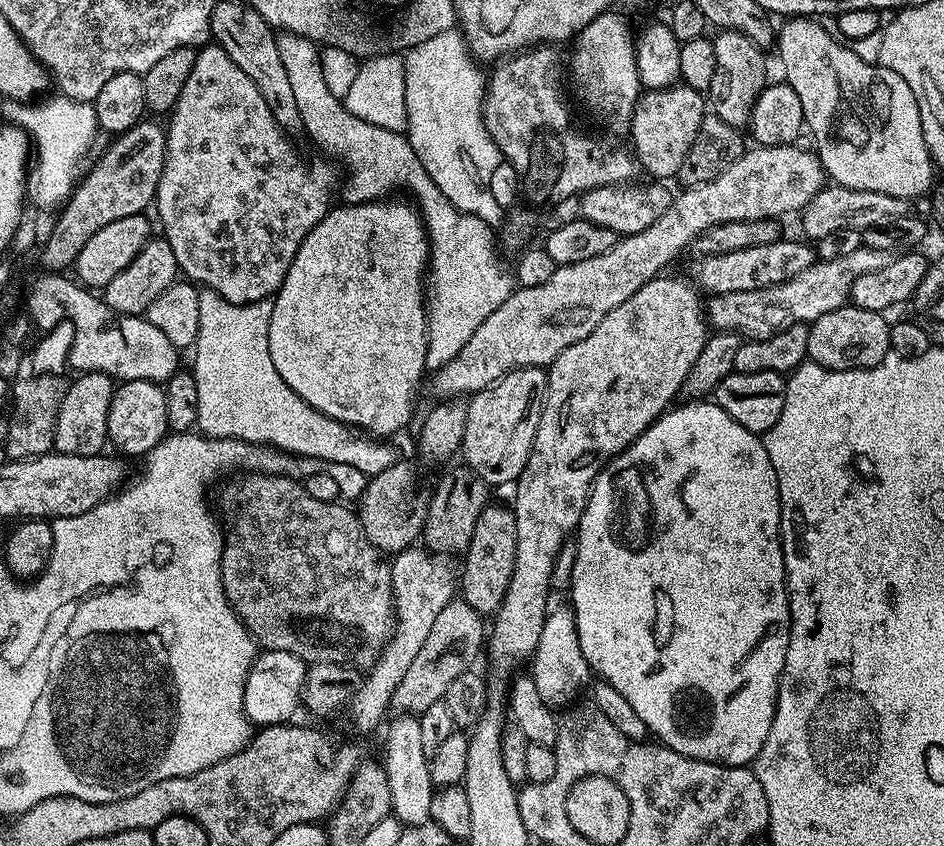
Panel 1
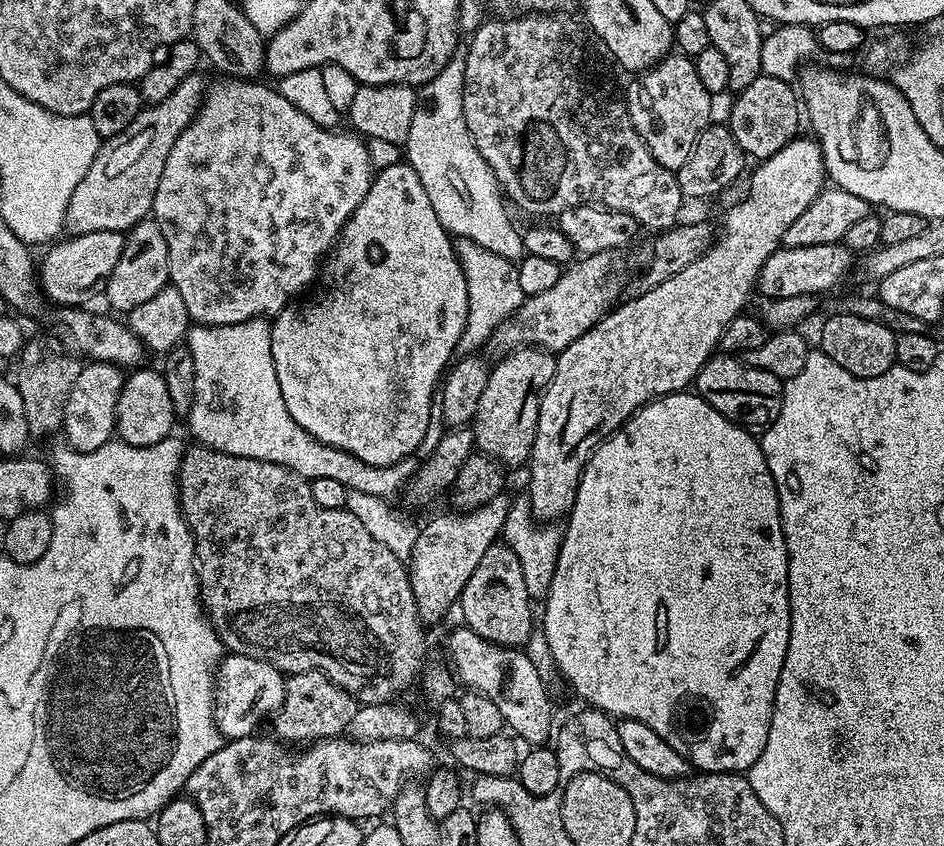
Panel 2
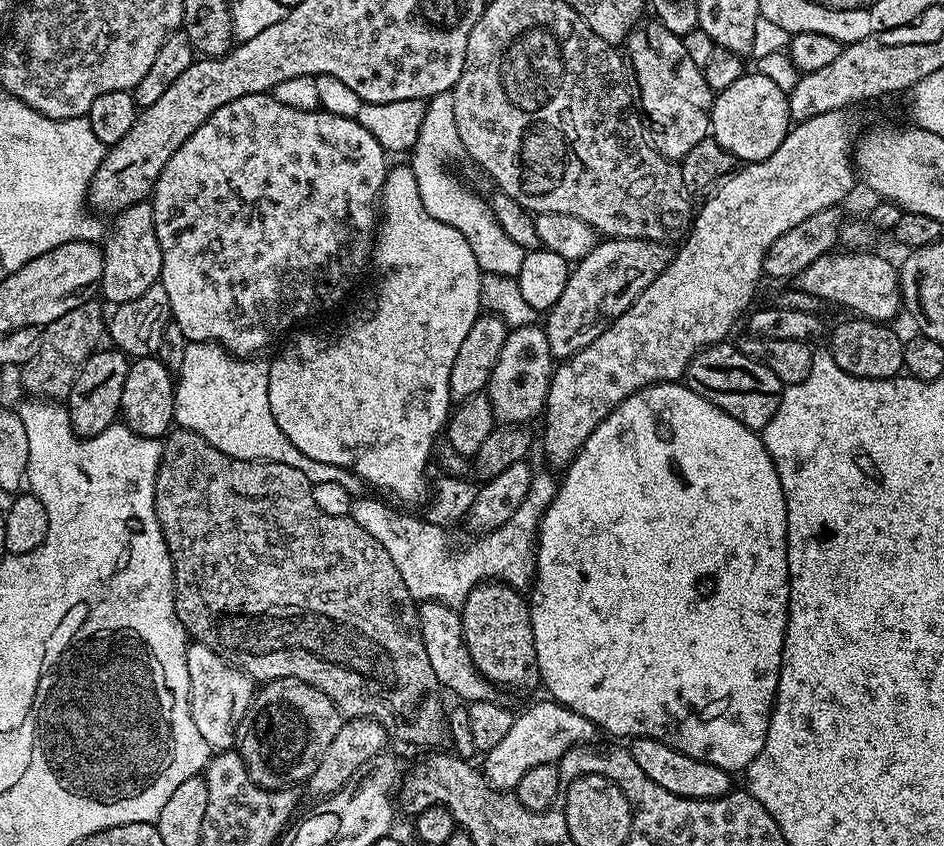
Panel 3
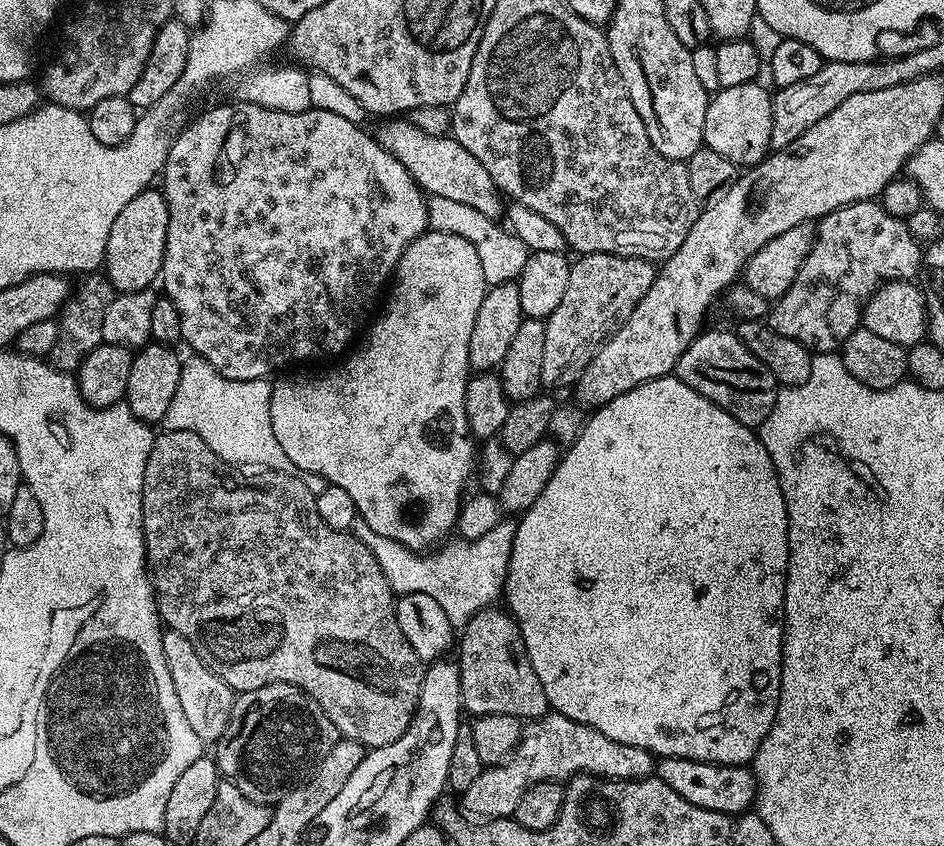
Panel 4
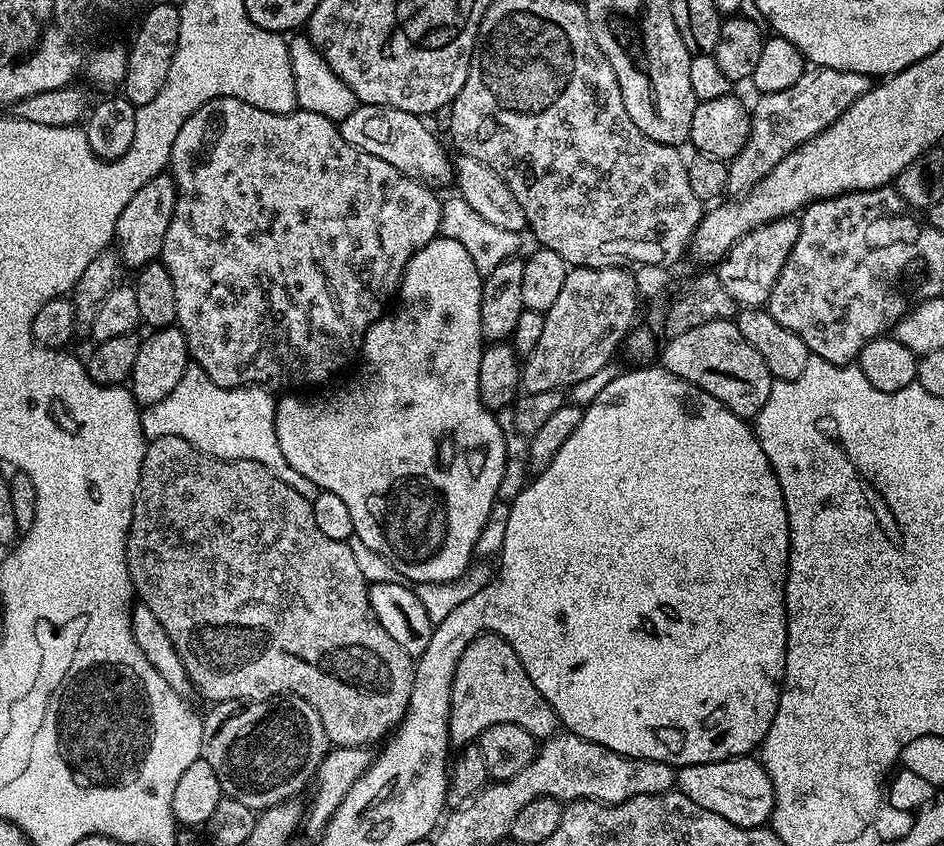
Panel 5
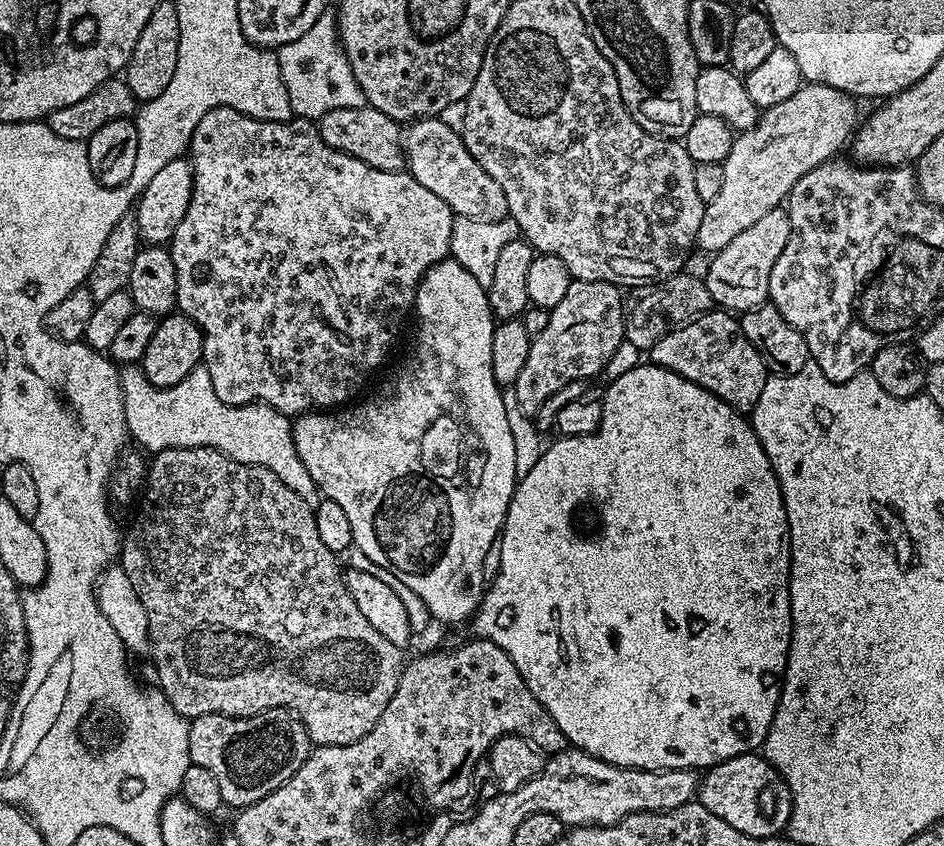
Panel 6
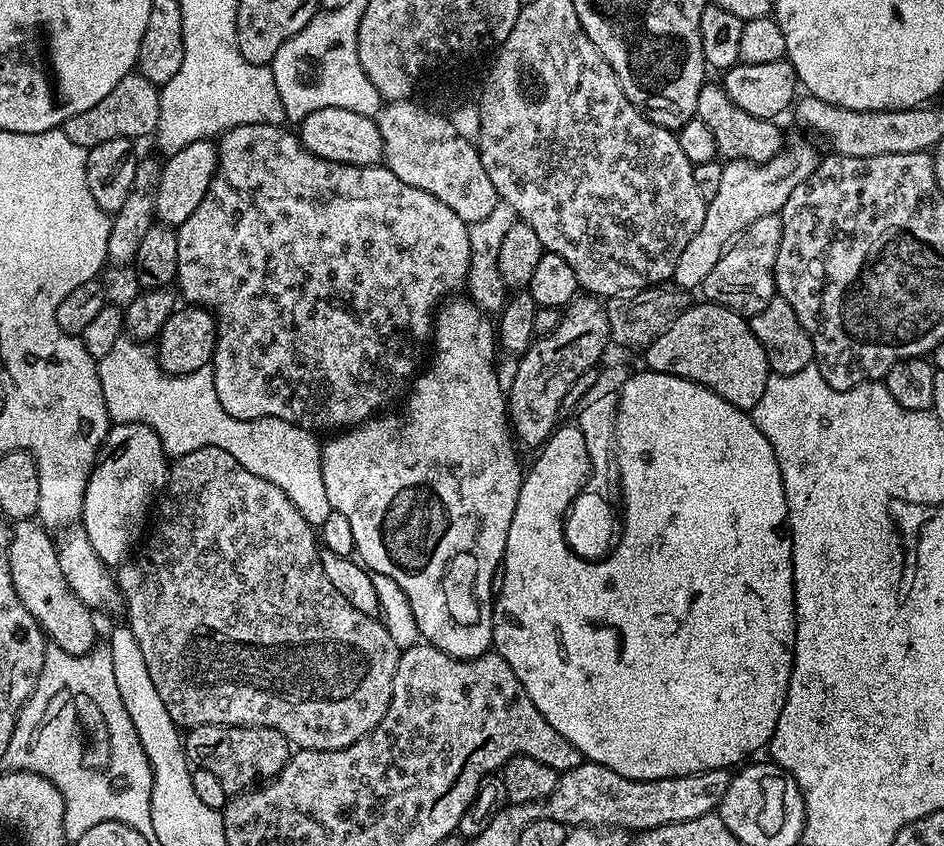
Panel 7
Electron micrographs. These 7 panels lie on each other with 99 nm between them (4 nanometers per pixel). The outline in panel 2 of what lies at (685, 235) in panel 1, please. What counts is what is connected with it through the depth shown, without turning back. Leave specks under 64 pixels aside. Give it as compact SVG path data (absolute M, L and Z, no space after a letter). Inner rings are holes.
M599 252L593 256L577 259L571 266L565 267L560 273L558 282L554 282L554 286L550 286L550 290L546 290L543 294L527 297L521 308L510 318L506 318L506 322L502 322L502 326L498 326L490 334L486 345L487 351L492 351L493 357L503 358L518 348L531 346L559 354L566 346L570 346L570 342L582 338L582 334L589 332L603 316L608 315L613 305L621 299L620 264L616 258L618 258L616 252Z

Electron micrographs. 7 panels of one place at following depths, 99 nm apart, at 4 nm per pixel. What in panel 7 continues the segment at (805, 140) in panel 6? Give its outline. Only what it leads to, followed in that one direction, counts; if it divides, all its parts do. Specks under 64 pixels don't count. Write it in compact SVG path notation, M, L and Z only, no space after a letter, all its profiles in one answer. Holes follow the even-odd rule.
M791 144L765 164L752 164L749 160L731 160L724 164L718 194L707 201L708 209L706 218L702 218L702 230L698 230L698 234L686 242L686 250L682 250L678 266L674 266L672 280L677 289L699 289L706 274L710 274L718 258L722 258L725 248L751 224L758 222L758 218L779 214L786 206L786 198L790 198L794 186L798 186L798 182L802 182L816 169L818 155L815 150L808 144Z

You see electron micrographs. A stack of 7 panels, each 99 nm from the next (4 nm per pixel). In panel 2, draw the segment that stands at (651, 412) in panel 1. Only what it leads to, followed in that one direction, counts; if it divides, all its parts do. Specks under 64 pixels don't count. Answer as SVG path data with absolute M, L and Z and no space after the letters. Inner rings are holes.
M803 138L791 140L786 147L782 150L778 150L778 154L769 156L767 160L756 167L760 168L753 170L752 177L750 177L751 172L747 177L747 180L749 179L748 193L746 193L737 204L732 204L725 210L724 233L722 233L721 236L719 233L719 235L715 237L712 247L706 249L702 254L702 258L690 262L690 266L686 266L686 270L678 270L678 274L674 274L674 278L670 278L666 282L654 286L649 292L640 292L639 294L636 294L636 297L634 297L633 300L626 301L627 299L625 299L619 306L613 307L608 315L603 316L589 332L582 334L582 338L570 342L570 346L566 346L556 356L554 378L550 382L548 389L544 391L544 397L540 403L536 437L534 438L530 463L526 468L526 471L528 471L528 493L526 493L526 499L532 509L532 515L537 521L556 522L561 518L567 517L574 506L574 498L578 494L578 486L580 485L580 476L584 472L584 467L588 465L588 460L592 456L592 451L594 451L603 440L607 440L609 436L614 435L614 433L618 431L643 404L649 404L651 400L656 400L660 396L669 396L672 392L685 391L685 389L695 381L701 366L704 365L707 360L711 360L714 353L717 351L722 334L726 330L726 326L730 326L730 322L734 322L734 318L741 315L741 313L747 309L744 307L747 306L748 299L750 299L751 296L754 296L756 276L762 270L766 258L770 258L770 254L774 254L777 248L781 247L786 230L790 230L790 226L794 223L794 218L798 218L798 214L802 214L802 210L806 210L806 206L810 206L810 202L814 202L814 198L818 198L818 194L823 192L826 187L824 155L822 154L819 143L812 138L809 138L809 140L803 140Z

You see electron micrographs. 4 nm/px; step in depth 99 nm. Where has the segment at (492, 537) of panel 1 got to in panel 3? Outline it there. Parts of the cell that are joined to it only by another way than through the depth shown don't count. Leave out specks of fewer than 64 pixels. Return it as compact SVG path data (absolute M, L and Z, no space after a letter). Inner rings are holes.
M499 582L479 584L466 598L464 607L459 609L460 625L464 641L470 650L470 658L489 684L497 689L509 688L512 692L532 692L535 688L541 687L540 671L534 650L534 630L530 622L529 601L525 597L523 600L520 596L523 595L509 584Z

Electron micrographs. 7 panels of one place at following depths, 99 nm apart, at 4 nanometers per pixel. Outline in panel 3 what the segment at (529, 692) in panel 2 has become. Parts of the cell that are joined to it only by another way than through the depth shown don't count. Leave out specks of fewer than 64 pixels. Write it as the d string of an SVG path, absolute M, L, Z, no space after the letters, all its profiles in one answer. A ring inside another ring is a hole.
M426 600L419 605L420 633L426 646L426 655L430 657L430 666L434 666L434 674L445 689L448 688L457 696L457 701L491 700L494 696L493 685L489 684L481 672L476 669L470 658L470 650L464 641L460 614L457 609L440 604L436 600Z

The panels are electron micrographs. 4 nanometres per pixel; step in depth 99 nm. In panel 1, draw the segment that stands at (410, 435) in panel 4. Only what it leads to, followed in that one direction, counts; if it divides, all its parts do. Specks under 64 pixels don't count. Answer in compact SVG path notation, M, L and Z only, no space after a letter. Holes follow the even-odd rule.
M381 198L365 204L341 203L329 208L328 212L302 238L302 246L298 246L298 254L294 254L294 262L290 262L290 270L286 270L286 278L276 295L271 297L272 313L270 314L270 359L274 361L274 370L311 408L318 410L323 416L329 416L339 424L347 424L353 430L359 430L372 438L392 438L412 420L412 407L416 404L416 387L420 379L425 379L426 342L428 341L428 310L426 307L426 269L428 266L428 232L424 229L424 221L419 211L411 203L403 204L396 198Z

